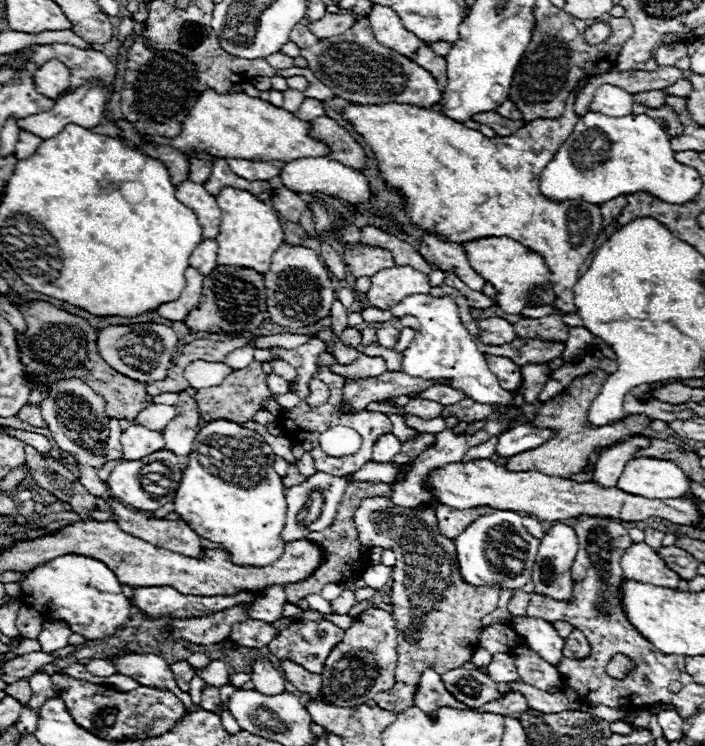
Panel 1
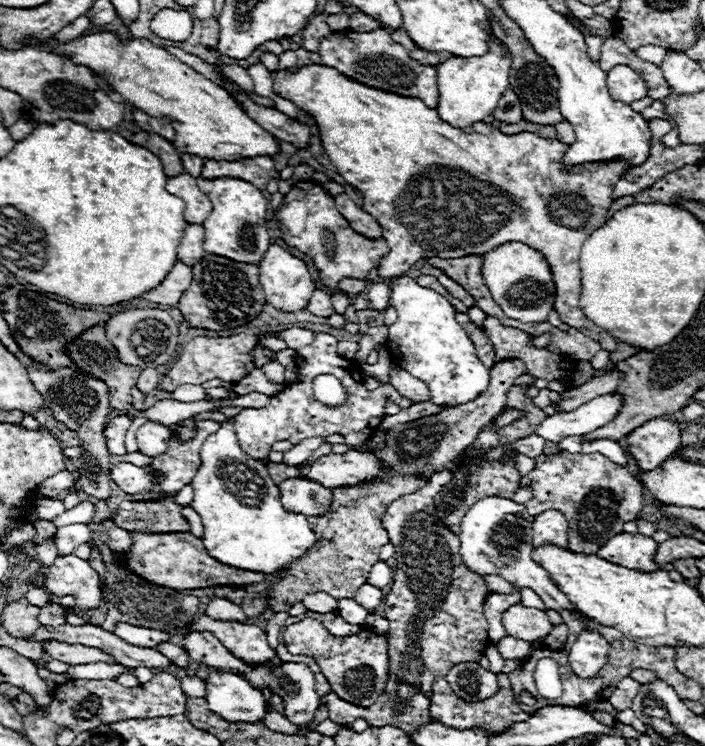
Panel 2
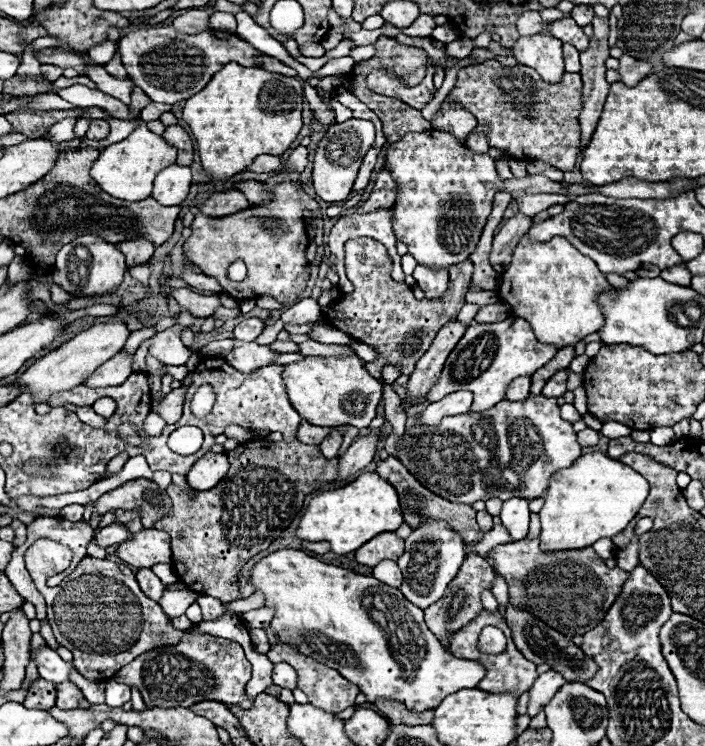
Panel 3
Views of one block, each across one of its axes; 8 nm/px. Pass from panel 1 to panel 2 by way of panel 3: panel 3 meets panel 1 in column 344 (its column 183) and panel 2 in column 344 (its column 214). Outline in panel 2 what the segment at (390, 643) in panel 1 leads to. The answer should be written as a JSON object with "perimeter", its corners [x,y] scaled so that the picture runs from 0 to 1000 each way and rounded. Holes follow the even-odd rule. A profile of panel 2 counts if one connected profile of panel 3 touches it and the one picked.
{"perimeter":[[[445,828],[406,839],[400,853],[414,877],[428,874],[448,885],[479,936],[505,946],[528,946],[545,928],[550,914],[550,861],[545,853],[536,853],[528,845],[513,845],[513,850],[502,853],[471,853]]]}

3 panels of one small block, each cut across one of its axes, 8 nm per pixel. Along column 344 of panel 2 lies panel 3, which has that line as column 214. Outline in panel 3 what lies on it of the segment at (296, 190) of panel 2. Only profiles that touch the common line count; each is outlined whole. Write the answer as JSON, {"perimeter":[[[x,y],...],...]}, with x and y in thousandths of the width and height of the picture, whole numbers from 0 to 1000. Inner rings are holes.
{"perimeter":[[[383,239],[383,244],[374,247],[391,263],[417,263],[420,255],[420,265],[386,265],[380,273],[357,276],[318,292],[295,292],[281,284],[272,298],[272,316],[261,324],[258,351],[284,359],[292,370],[306,373],[315,383],[315,391],[335,402],[366,399],[377,394],[397,402],[400,408],[414,408],[431,389],[440,370],[440,354],[431,343],[440,322],[434,316],[428,282],[448,282],[454,276],[448,268],[437,265],[437,260],[423,257],[423,249],[414,244],[386,244]],[[332,349],[346,349],[352,357],[352,373],[346,378],[321,373],[321,359]]]}

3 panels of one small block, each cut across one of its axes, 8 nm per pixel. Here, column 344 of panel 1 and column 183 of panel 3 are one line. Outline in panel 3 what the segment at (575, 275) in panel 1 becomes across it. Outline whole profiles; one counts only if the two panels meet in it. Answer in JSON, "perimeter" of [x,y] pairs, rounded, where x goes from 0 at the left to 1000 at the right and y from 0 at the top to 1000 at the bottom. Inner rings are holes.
{"perimeter":[[[326,83],[304,99],[289,121],[264,134],[258,158],[275,180],[281,209],[295,239],[321,244],[349,231],[360,212],[372,206],[400,209],[411,198],[428,172],[428,139],[431,126],[423,105]]]}

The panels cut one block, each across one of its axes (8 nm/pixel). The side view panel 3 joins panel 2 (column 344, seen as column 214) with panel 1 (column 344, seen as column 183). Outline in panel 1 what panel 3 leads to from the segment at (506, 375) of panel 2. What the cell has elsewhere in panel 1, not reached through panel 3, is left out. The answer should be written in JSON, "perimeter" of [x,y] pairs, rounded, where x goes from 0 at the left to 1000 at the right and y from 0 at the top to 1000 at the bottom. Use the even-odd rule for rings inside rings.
{"perimeter":[[[498,646],[491,651],[488,657],[488,665],[485,665],[485,673],[479,676],[479,686],[477,686],[477,694],[474,700],[454,710],[454,713],[445,713],[445,716],[437,716],[434,721],[437,724],[445,724],[451,727],[454,732],[460,732],[462,737],[462,753],[448,764],[448,769],[443,769],[437,777],[428,777],[428,780],[420,780],[420,783],[409,783],[406,786],[406,804],[411,810],[420,810],[426,802],[437,799],[437,796],[454,796],[454,791],[460,788],[460,783],[465,780],[491,780],[494,775],[499,772],[511,772],[516,767],[516,759],[522,756],[522,751],[516,748],[519,740],[511,737],[511,727],[508,727],[508,713],[505,713],[505,705],[499,700],[499,692],[505,686],[505,681],[511,678],[511,673],[522,665],[553,665],[553,650],[538,646]]]}

